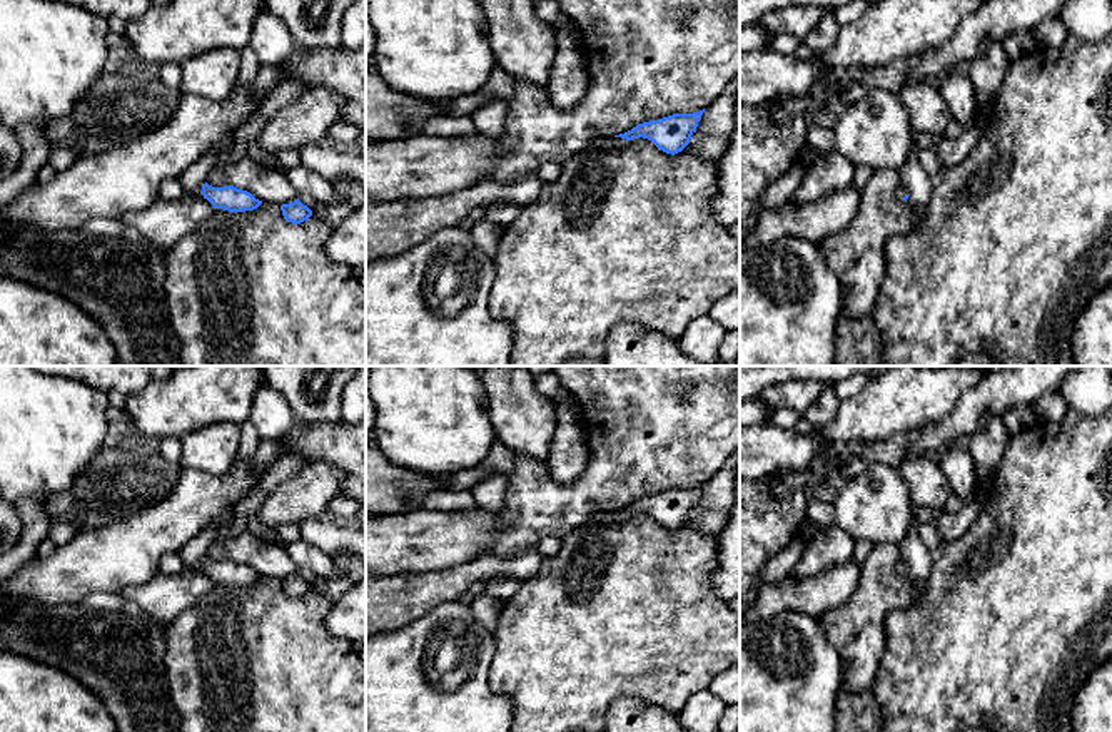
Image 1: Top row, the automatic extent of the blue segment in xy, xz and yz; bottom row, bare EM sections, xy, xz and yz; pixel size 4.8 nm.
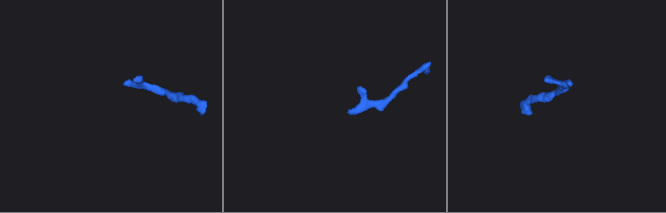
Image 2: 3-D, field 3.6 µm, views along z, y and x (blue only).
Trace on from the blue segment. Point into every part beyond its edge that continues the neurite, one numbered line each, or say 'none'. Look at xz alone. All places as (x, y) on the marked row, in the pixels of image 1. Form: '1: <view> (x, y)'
none

